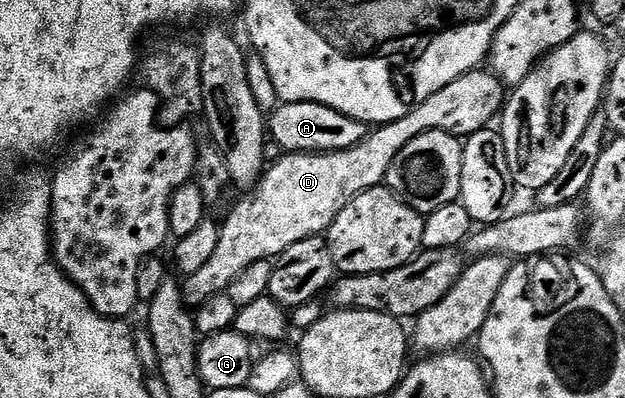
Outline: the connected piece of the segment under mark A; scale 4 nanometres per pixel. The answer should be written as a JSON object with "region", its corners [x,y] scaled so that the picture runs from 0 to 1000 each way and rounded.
{"region":[[[456,254],[434,276],[426,304],[426,324],[450,364],[450,377],[462,384],[530,384],[541,374],[560,374],[574,364],[586,342],[586,314],[555,294],[552,284],[534,279],[515,259],[501,254]]]}

